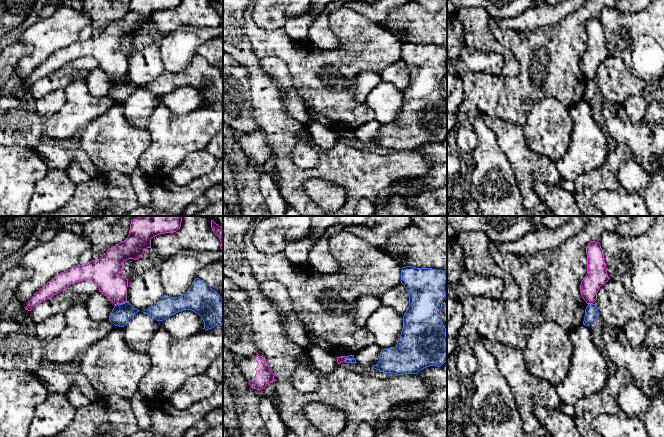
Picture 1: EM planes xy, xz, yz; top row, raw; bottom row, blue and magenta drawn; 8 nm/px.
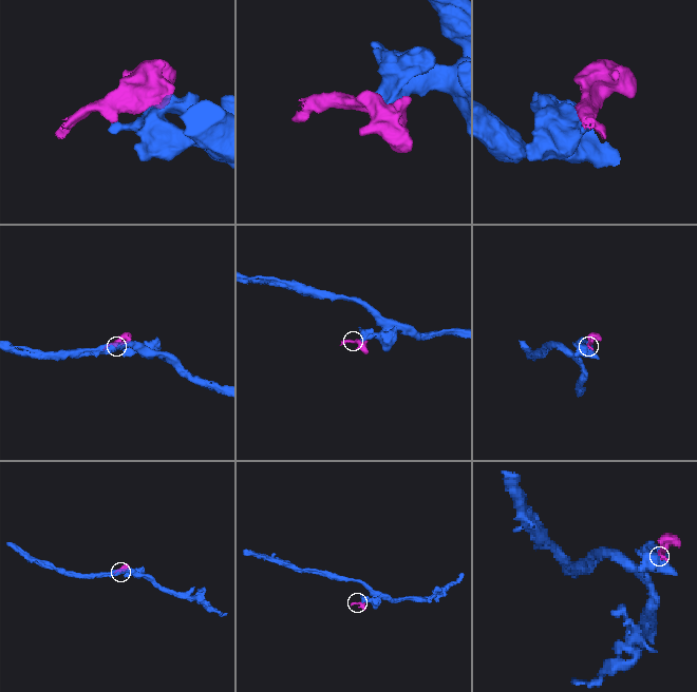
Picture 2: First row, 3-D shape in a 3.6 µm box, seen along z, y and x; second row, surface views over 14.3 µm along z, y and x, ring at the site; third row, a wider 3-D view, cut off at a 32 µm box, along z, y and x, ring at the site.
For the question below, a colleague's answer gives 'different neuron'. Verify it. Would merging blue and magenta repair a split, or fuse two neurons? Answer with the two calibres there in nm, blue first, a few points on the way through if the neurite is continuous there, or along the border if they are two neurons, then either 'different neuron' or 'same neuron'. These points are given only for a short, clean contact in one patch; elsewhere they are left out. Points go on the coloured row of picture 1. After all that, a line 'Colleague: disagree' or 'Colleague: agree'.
160/220 nm | along xy (126, 301), (115, 305) | different neuron
Colleague: agree

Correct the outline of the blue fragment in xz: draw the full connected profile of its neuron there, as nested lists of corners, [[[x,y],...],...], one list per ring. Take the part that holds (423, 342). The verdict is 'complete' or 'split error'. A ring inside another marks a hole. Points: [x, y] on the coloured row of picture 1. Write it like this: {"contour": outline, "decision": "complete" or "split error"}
{"contour": [[[403,267],[401,283],[409,295],[409,306],[403,316],[403,329],[395,347],[382,349],[379,363],[372,367],[384,373],[417,374],[429,367],[440,367],[447,361],[446,328],[441,319],[447,294],[447,272],[432,268]]], "decision": "complete"}

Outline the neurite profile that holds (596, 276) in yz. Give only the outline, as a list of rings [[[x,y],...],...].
[[[590,241],[586,247],[587,274],[581,281],[581,295],[587,304],[597,300],[597,292],[608,280],[603,250],[599,242]]]

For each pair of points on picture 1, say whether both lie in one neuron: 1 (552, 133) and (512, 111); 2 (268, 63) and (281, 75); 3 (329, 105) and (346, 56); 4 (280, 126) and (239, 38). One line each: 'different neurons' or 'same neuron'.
1: different neurons
2: same neuron
3: same neuron
4: same neuron

